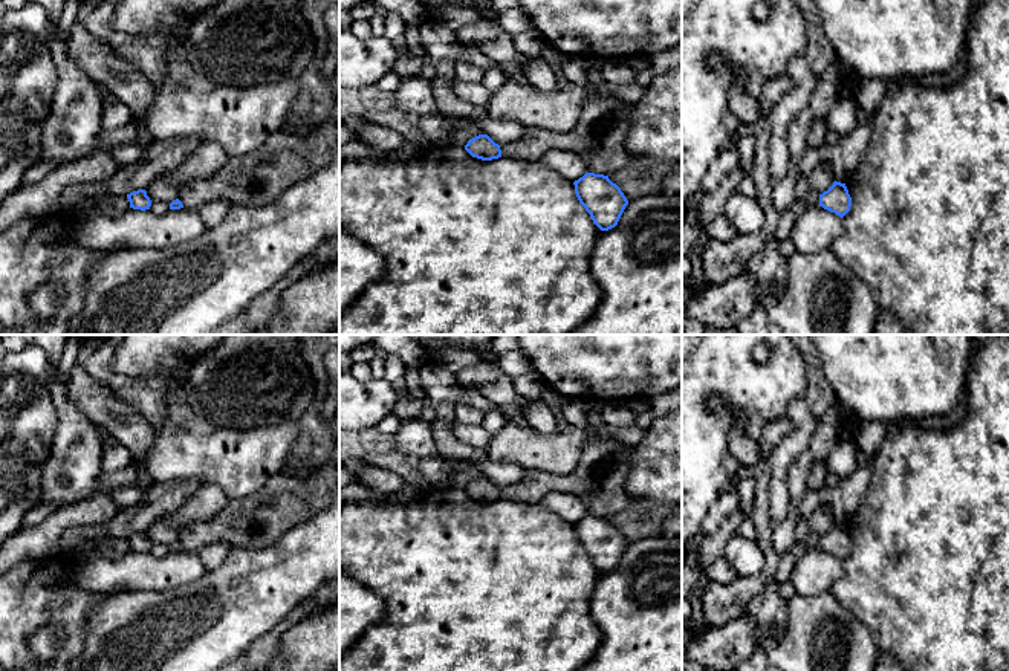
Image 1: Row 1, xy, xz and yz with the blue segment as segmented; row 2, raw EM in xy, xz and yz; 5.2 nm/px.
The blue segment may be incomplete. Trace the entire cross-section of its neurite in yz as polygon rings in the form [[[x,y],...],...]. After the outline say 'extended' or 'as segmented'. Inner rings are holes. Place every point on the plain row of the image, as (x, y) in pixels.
[[[833,524],[833,527],[819,536],[819,549],[824,552],[835,555],[841,561],[850,553],[852,540],[845,526]]] | as segmented

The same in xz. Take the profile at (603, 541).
[[[586,515],[573,527],[579,546],[601,573],[608,573],[618,567],[628,543],[608,518]]] | as segmented

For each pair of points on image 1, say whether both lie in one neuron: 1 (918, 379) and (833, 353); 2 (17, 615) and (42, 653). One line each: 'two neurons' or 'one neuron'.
1: one neuron
2: two neurons

